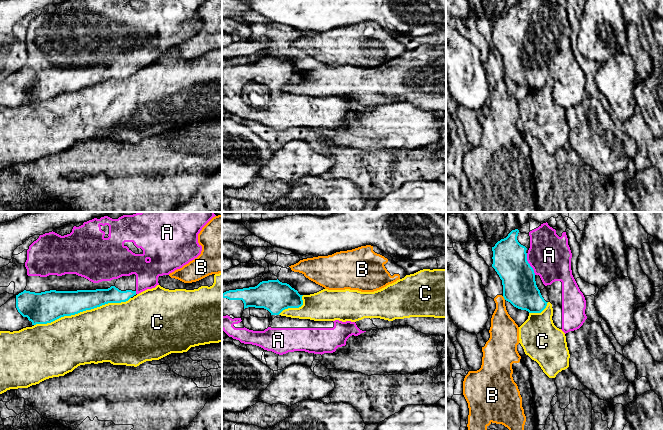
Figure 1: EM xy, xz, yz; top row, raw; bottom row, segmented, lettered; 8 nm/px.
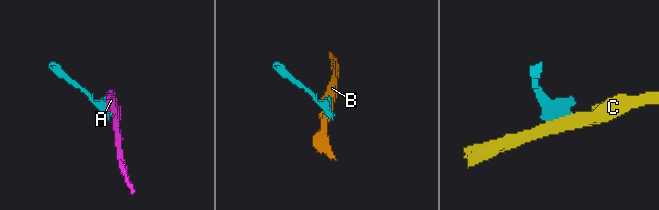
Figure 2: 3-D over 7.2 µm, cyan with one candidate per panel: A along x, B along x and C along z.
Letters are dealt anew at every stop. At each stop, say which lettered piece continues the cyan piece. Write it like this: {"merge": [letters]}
{"merge": ["A"]}

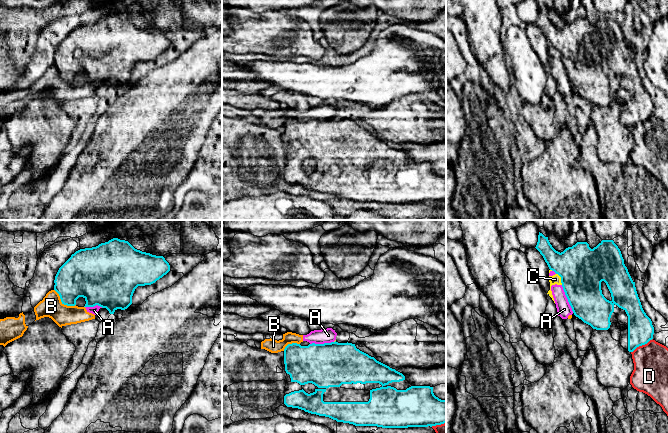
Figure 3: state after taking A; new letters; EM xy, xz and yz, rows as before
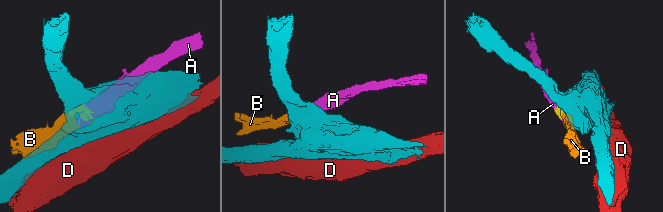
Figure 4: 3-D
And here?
{"merge": []}

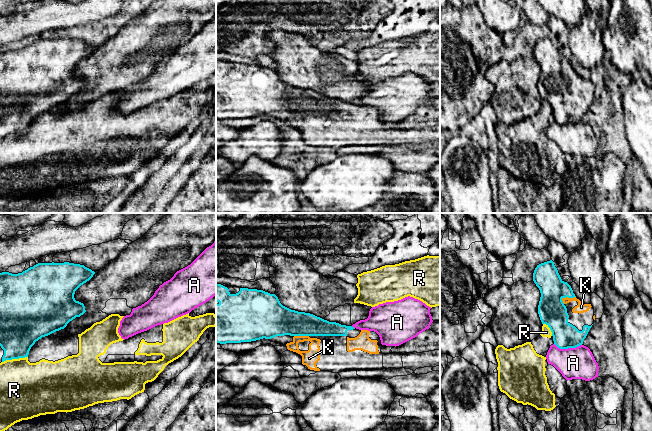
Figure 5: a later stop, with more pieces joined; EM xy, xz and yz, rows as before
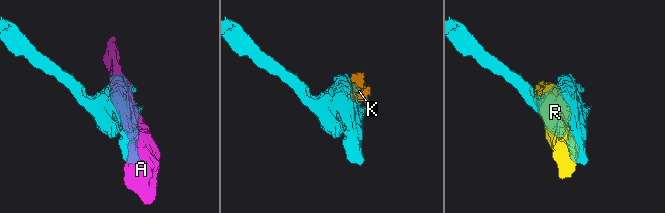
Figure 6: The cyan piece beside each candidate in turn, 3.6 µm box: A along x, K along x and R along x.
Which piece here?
{"merge": ["K"]}

